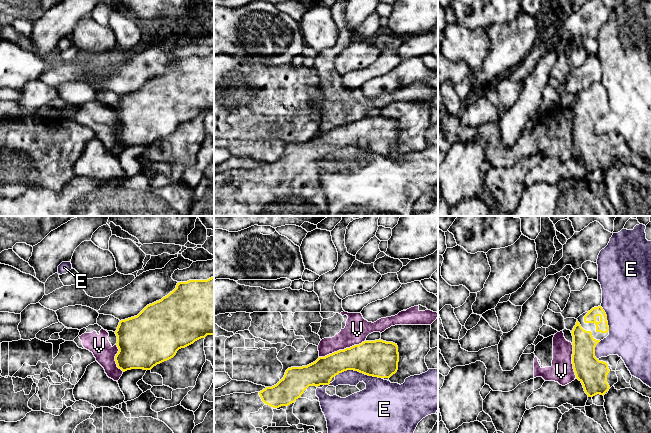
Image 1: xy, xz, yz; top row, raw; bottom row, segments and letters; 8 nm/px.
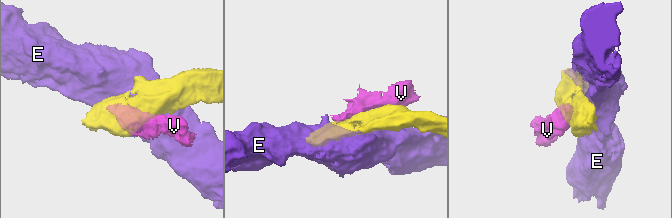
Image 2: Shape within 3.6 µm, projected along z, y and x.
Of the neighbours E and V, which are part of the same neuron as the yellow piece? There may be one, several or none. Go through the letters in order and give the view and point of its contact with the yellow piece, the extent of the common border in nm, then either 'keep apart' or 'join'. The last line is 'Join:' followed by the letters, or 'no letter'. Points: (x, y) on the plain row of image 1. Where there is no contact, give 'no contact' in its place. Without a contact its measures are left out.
E: contact xz (358, 147); length 380 nm; keep apart
V: contact xz (341, 126); length 400 nm; keep apart
Join: no letter

